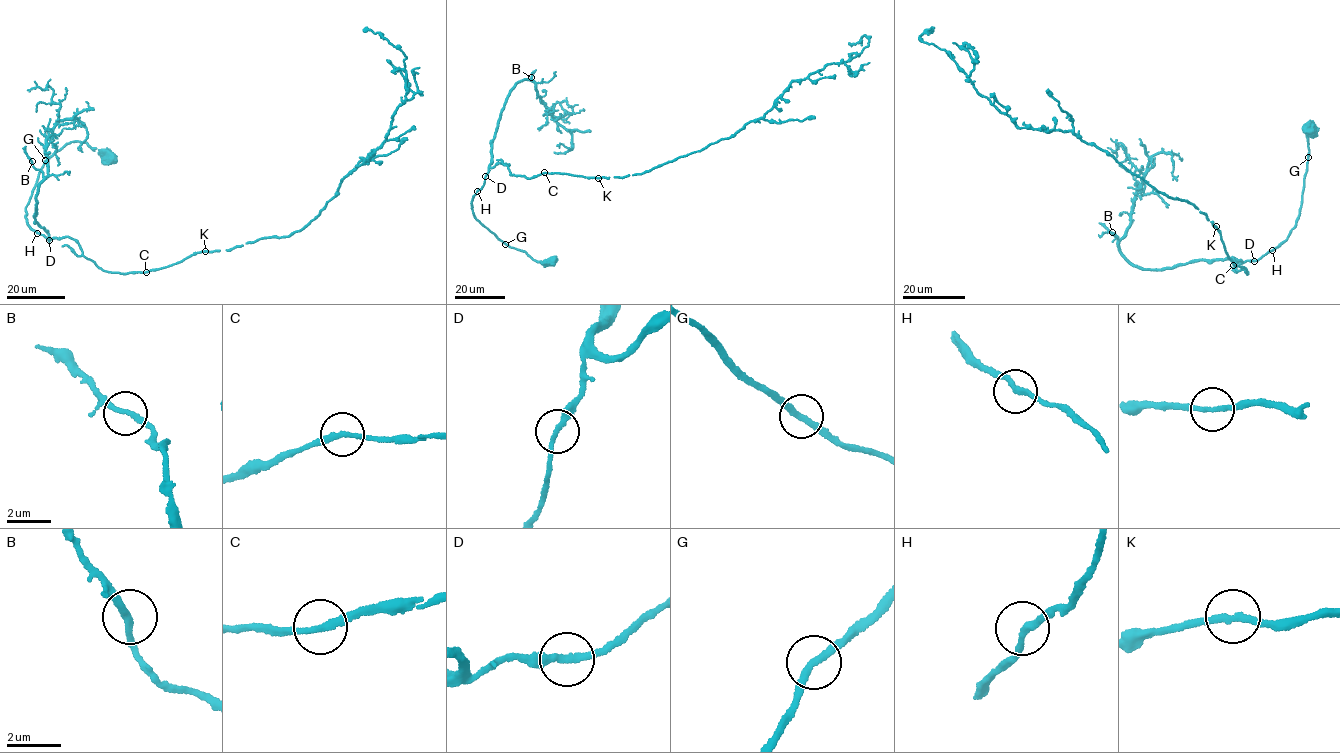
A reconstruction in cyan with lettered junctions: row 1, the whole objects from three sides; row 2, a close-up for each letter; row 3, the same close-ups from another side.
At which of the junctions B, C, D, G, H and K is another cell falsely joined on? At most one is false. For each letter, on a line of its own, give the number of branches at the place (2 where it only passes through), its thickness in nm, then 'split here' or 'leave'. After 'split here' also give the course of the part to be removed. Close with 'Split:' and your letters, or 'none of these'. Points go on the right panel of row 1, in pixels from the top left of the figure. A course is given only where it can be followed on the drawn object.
B: branches 2; calibre 240 nm; leave
C: branches 2; calibre 240 nm; leave
D: branches 2; calibre 240 nm; leave
G: branches 2; calibre 260 nm; leave
H: branches 2; calibre 240 nm; leave
K: branches 2; calibre 220 nm; leave
Split: none of these

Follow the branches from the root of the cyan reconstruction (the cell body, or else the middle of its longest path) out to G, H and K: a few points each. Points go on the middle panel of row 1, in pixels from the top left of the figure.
G: (552, 261), (536, 262), (524, 251), (505, 243)
H: (552, 261), (536, 262), (524, 251), (508, 245), (479, 222), (471, 204), (477, 191)
K: (552, 261), (536, 262), (476, 219), (471, 204), (489, 168), (506, 163), (511, 175), (528, 178), (598, 178)

